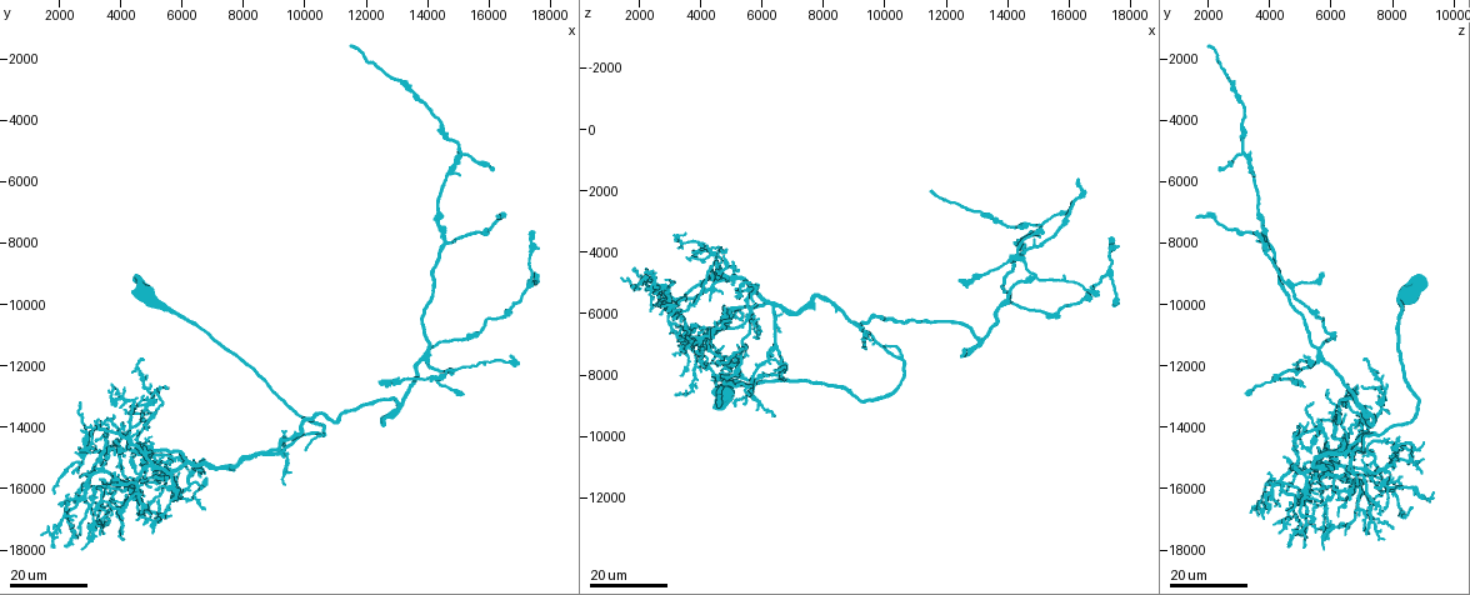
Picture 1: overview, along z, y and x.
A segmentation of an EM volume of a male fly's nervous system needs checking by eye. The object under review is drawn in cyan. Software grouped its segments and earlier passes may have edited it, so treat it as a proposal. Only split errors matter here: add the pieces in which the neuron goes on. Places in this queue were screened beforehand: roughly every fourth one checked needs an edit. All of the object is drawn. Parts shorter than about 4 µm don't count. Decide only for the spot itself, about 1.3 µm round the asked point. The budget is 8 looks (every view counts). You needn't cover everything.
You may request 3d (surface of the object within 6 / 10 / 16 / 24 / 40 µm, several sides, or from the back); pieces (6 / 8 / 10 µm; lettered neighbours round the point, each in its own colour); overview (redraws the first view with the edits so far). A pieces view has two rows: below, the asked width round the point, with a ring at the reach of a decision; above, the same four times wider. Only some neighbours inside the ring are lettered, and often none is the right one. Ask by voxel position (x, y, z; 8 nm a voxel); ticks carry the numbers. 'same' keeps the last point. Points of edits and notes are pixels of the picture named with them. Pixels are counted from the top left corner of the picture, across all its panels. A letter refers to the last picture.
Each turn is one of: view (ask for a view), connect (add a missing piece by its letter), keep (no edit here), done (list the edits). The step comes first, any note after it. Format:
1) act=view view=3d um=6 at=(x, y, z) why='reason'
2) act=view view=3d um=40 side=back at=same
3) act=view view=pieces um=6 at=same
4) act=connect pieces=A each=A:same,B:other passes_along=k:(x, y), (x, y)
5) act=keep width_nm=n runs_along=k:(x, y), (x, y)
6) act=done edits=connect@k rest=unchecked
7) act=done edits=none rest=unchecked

act=view view=3d um=24 at=(4600, 16700, 7600) why='an open end'

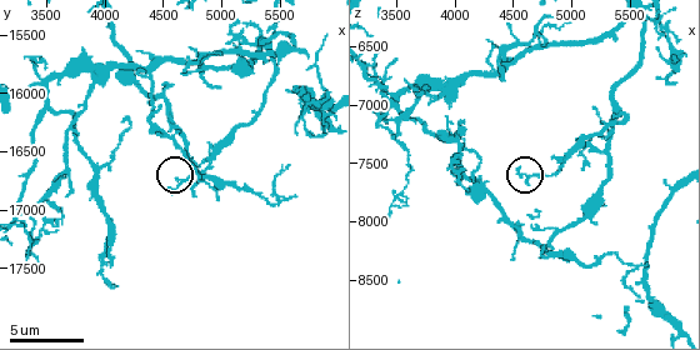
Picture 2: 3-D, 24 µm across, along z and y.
act=view view=pieces um=8 at=(4560, 16800, 7560) why='see the neighbours'

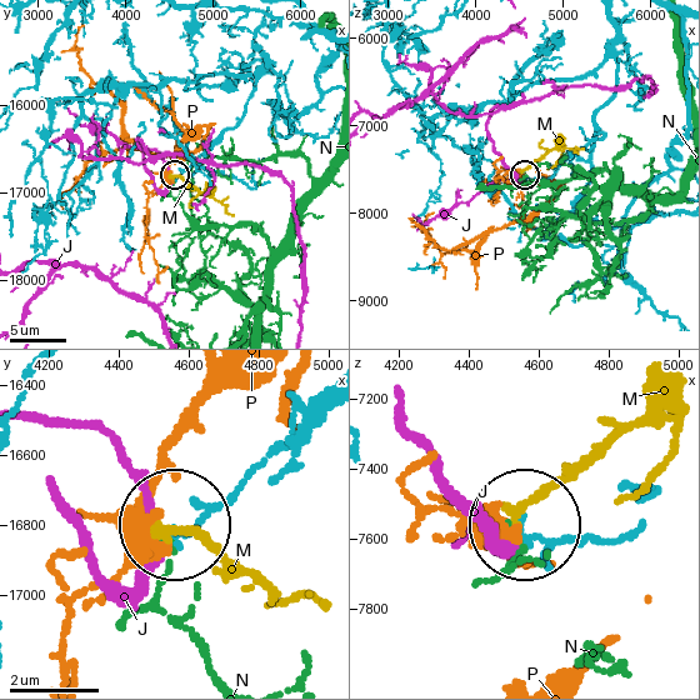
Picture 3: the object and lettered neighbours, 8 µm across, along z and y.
act=keep each=J:other,M:other,N:other,P:other found='no lettered piece goes on from it'

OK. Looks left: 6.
act=view view=3d um=24 at=(16100, 5600, 2400) why='branch stops here'

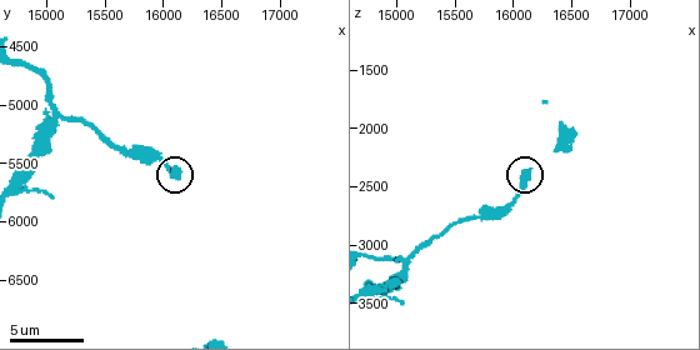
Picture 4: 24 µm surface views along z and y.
act=view view=pieces um=6 at=(16140, 5580, 2380)

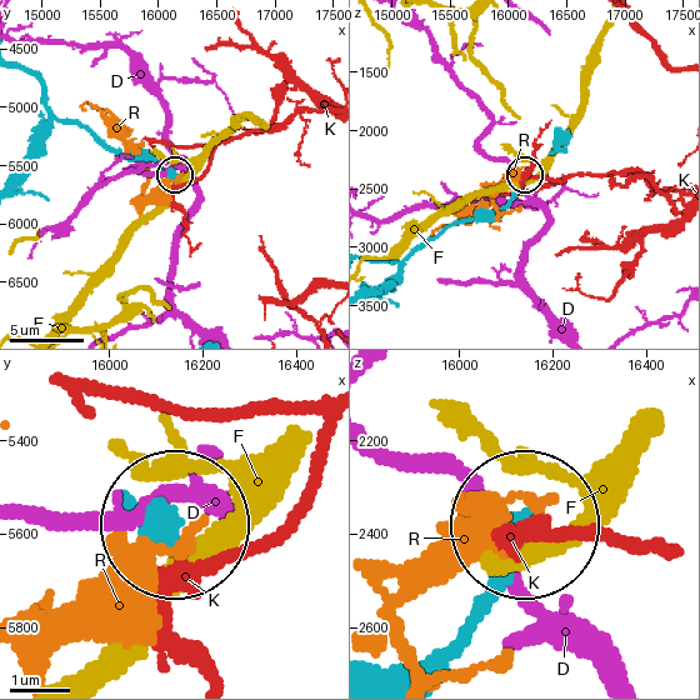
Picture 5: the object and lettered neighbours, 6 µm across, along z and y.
act=keep each=D:other,F:other,K:other,R:other runs_along=5:(21, 161), (53, 121), (73, 120), (173, 173) found='no lettered piece goes on from it'

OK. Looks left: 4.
act=view view=3d um=24 at=(11500, 1600, 2000) why='end of a long branch'

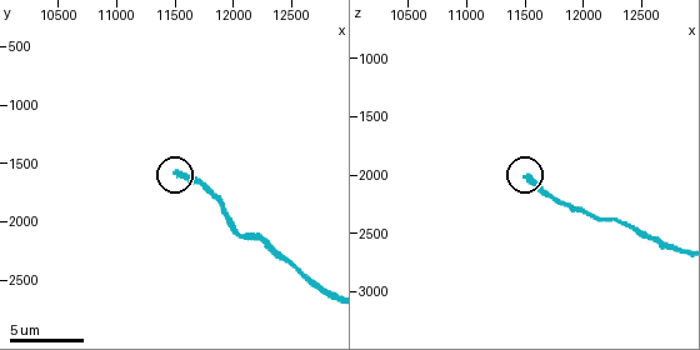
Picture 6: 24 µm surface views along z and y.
act=view view=3d um=10 at=(11520, 1580, 2040)

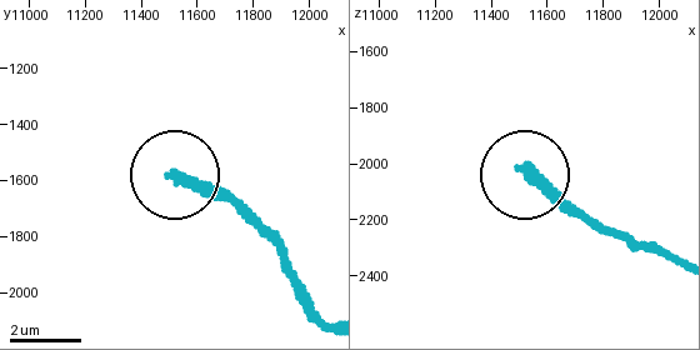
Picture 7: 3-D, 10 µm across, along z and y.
act=view view=pieces um=10 at=(11520, 1580, 2030)

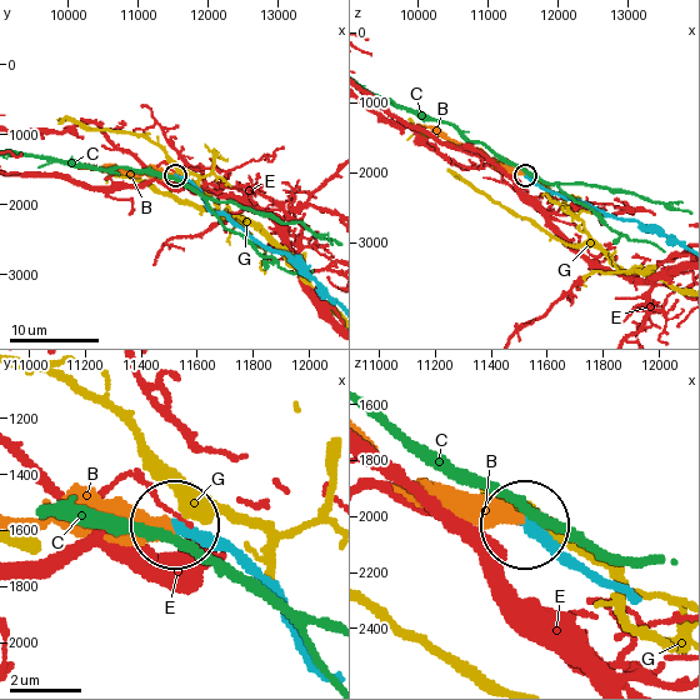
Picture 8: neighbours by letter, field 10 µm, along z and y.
act=connect pieces=B each=B:same,C:other,E:other,G:other found='the neuron continues'

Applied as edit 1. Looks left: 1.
act=done edits=connect@8 rest=unchecked

